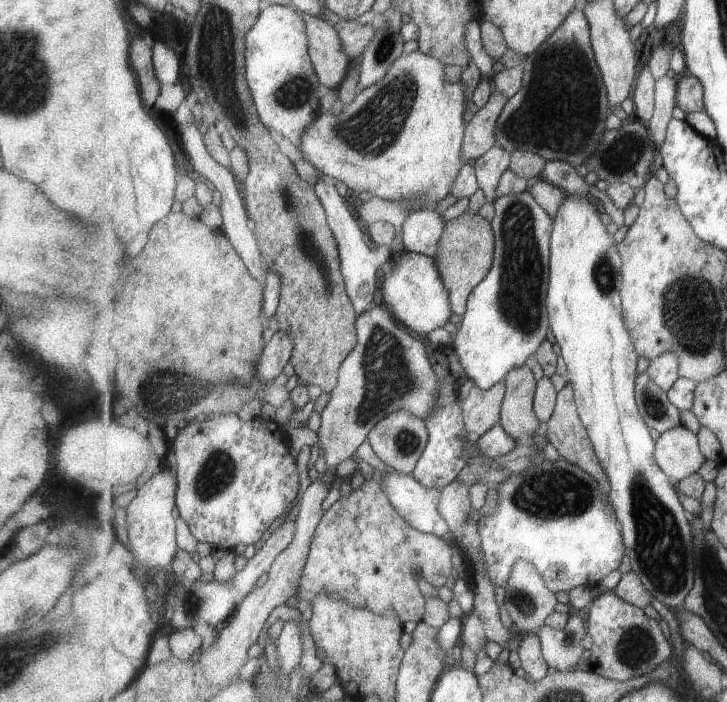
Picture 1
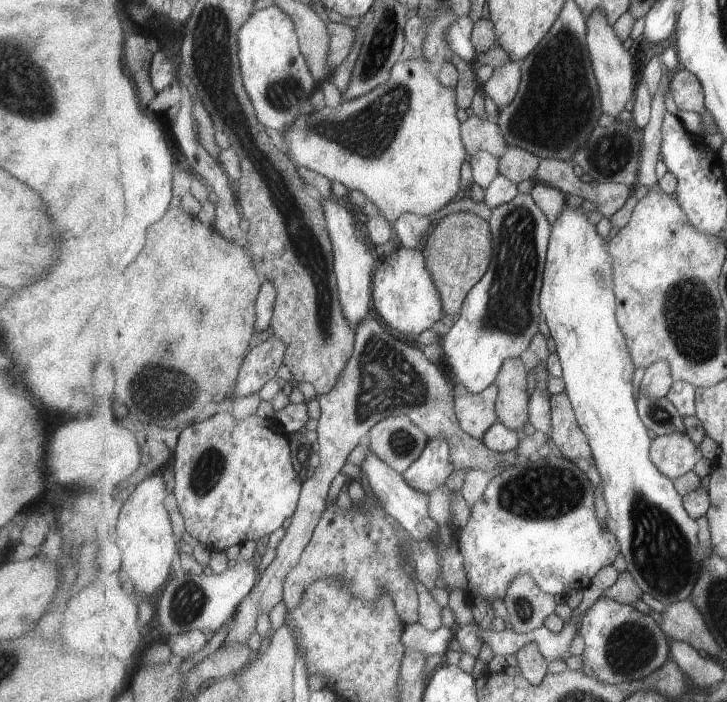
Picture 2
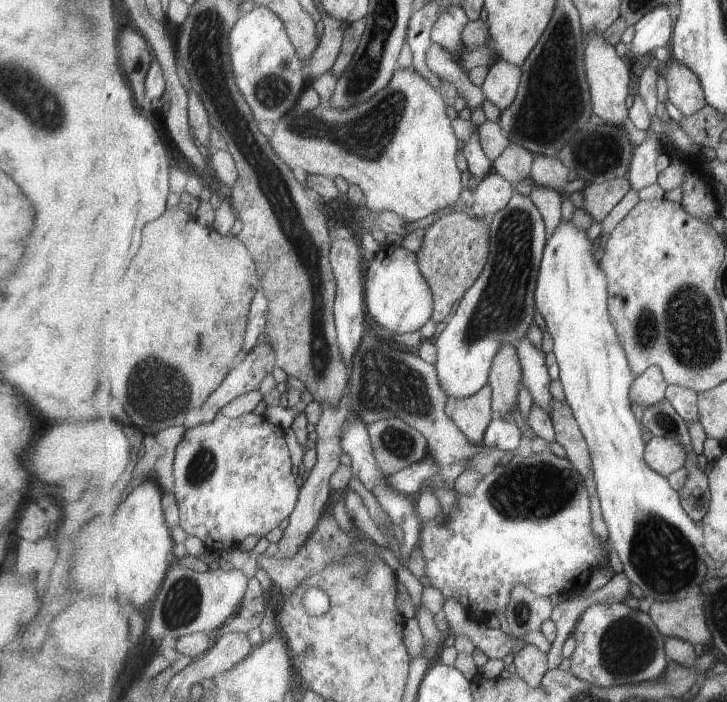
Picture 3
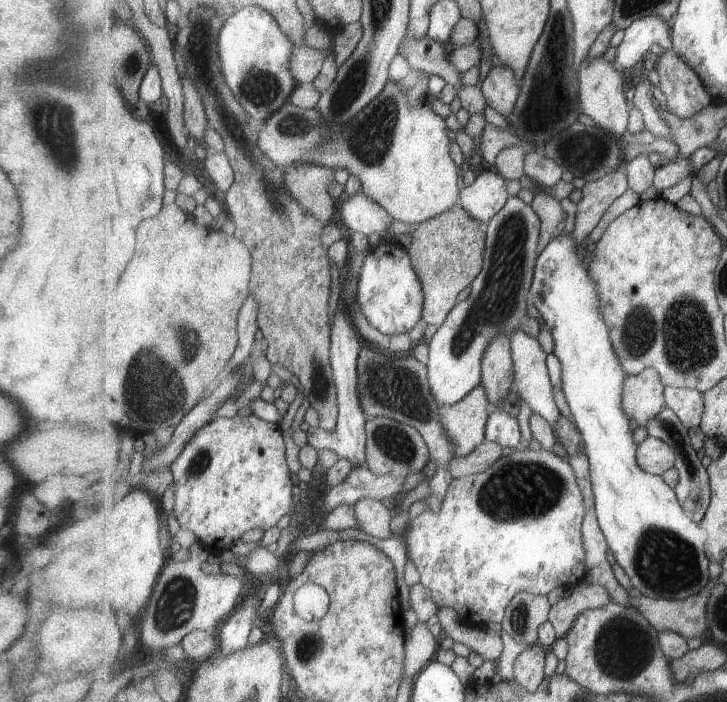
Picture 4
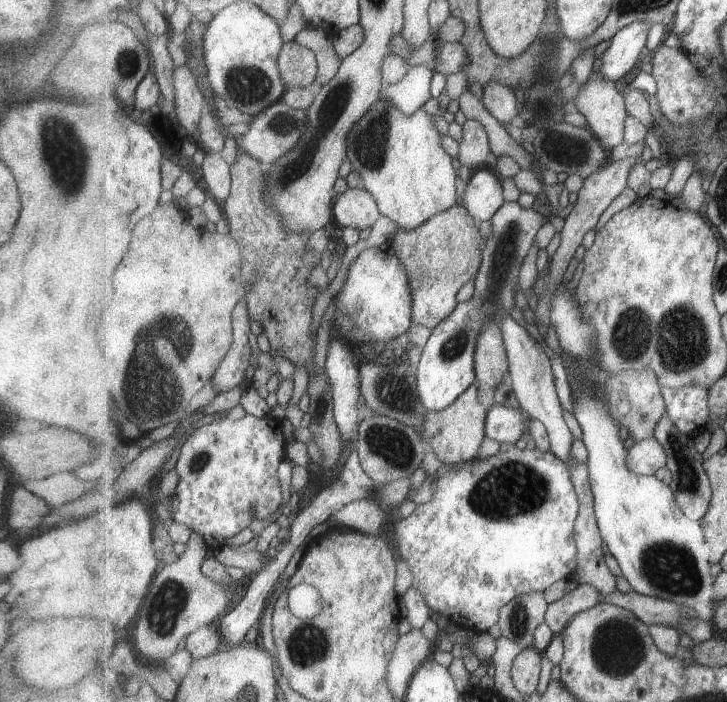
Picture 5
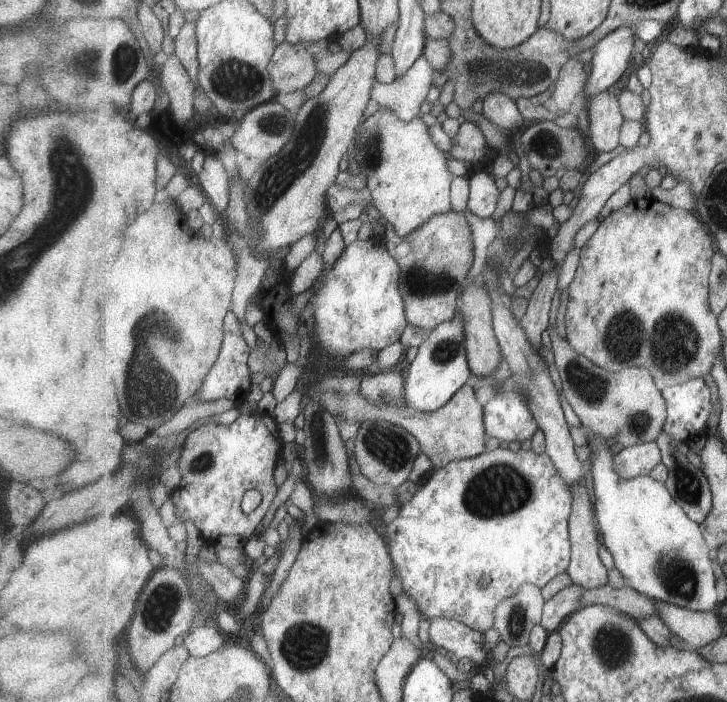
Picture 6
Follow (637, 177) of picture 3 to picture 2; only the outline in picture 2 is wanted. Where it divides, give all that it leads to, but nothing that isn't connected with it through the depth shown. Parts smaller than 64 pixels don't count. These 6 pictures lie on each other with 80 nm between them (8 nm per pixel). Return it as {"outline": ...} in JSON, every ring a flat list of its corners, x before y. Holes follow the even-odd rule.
{"outline":[[666,72,661,79,661,84,652,102,652,117,649,124,644,129,644,139,640,158,640,172,637,185,652,187,659,182,655,168,662,155,662,144,664,139,663,123,667,112,665,108,665,96,667,92,672,92,671,83,673,74]]}

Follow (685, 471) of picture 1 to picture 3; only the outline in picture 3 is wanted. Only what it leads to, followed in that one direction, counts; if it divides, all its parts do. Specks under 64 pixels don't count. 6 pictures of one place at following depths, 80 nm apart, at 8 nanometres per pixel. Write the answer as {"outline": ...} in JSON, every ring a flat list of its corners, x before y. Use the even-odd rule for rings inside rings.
{"outline":[[653,436,644,455,649,466,666,477,681,470,688,461,688,450,679,441,667,437]]}

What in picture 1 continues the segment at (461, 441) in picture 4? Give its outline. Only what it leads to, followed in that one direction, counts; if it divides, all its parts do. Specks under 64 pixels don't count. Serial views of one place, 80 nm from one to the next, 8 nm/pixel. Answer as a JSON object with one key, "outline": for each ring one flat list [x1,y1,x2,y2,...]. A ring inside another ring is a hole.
{"outline":[[469,379,460,390,466,429,474,438,480,438,500,423,502,402,506,395,505,380,493,388,483,390]]}

